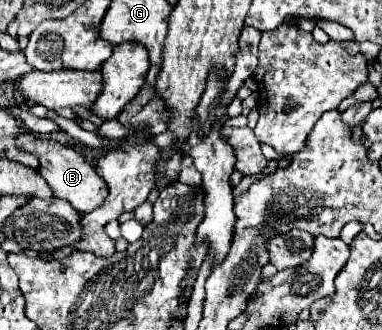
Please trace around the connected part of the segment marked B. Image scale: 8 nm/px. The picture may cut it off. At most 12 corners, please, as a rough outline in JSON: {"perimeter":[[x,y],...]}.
{"perimeter":[[21,136],[57,198],[87,214],[107,184],[77,150]]}

